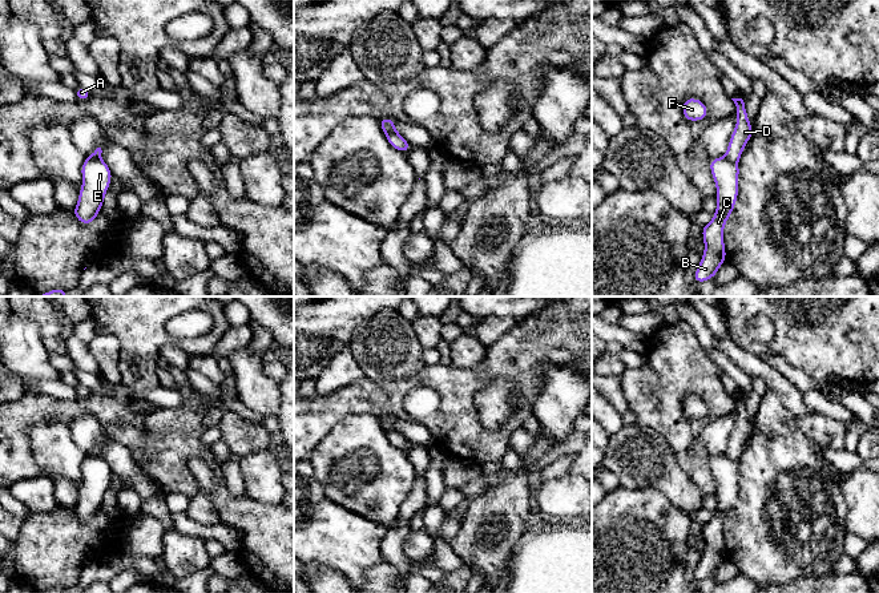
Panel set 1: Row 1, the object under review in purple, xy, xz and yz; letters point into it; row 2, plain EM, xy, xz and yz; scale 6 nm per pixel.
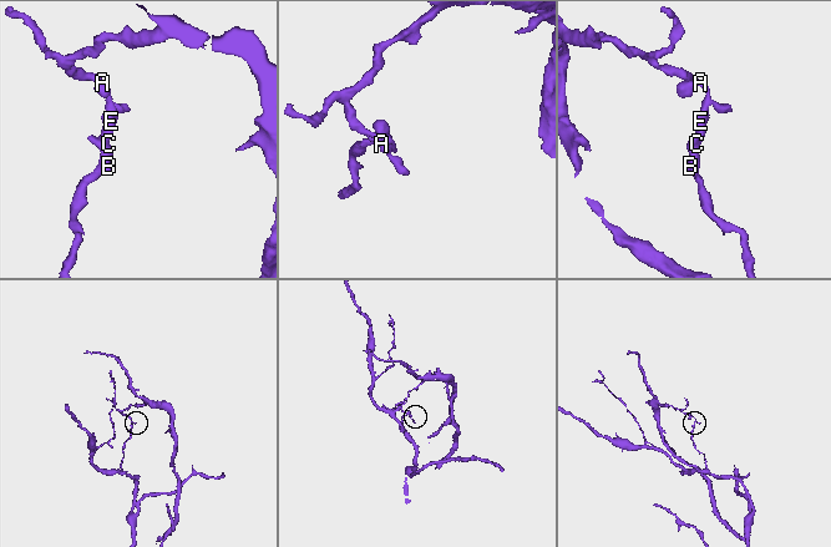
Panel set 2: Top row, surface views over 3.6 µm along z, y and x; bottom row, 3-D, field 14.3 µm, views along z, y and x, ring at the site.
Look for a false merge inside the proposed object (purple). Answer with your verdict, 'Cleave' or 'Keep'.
Cleave

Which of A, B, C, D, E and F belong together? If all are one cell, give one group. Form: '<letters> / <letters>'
A D F / B C E

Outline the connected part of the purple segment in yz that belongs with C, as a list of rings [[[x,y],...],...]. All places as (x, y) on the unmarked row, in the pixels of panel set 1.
[[[726,455],[711,456],[710,469],[717,483],[717,508],[714,516],[702,524],[705,540],[703,554],[694,570],[694,580],[702,581],[714,576],[719,564],[726,558],[723,525],[738,495],[739,465]]]

